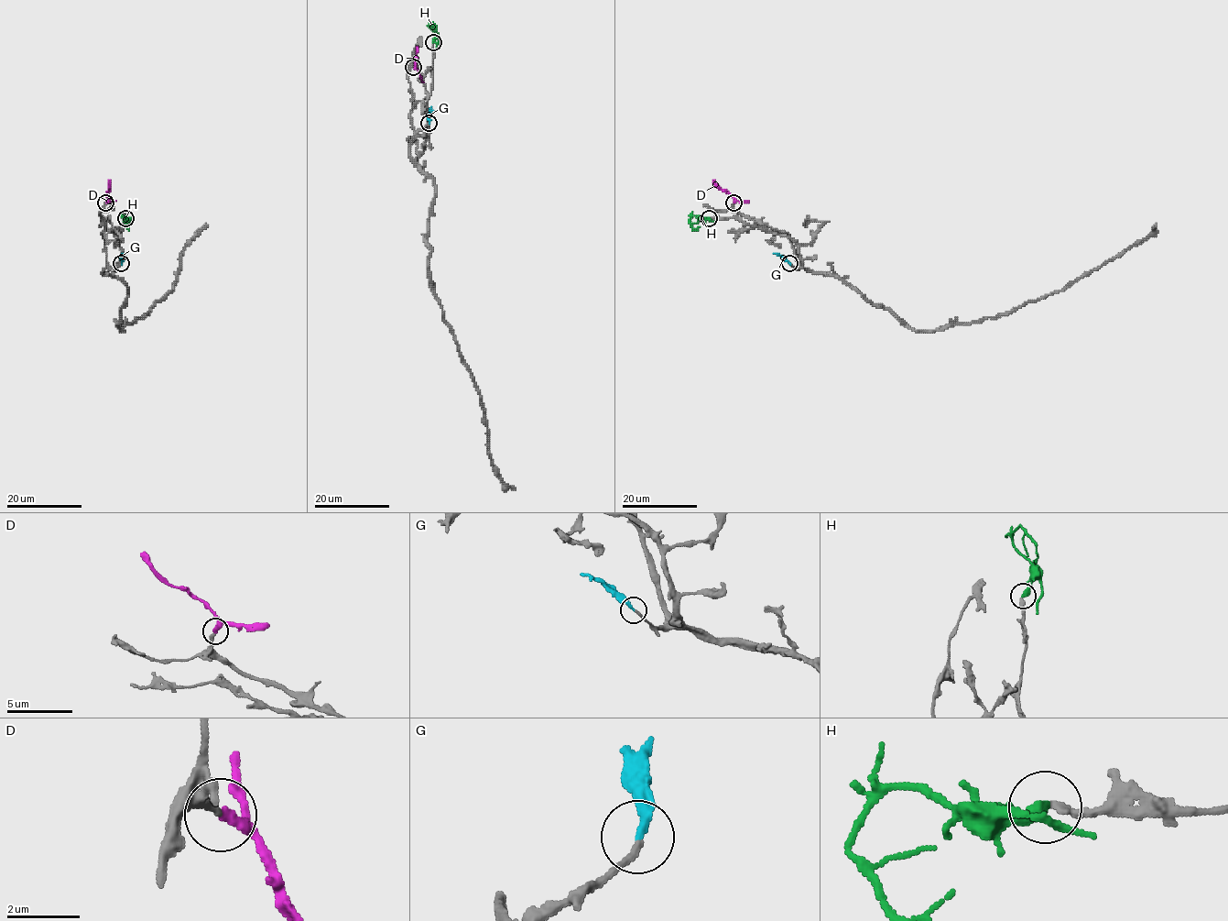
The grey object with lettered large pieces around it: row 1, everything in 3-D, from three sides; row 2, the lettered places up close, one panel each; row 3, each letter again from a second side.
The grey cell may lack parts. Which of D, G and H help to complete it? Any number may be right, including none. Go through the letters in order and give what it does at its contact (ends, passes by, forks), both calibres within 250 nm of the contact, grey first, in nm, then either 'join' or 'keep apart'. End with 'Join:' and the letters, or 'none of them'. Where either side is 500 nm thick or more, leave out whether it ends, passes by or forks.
D: it ends | 200/280 nm | join
G: it ends | 180/240 nm | join
H: it ends | 240/380 nm | keep apart
Join: D, G

